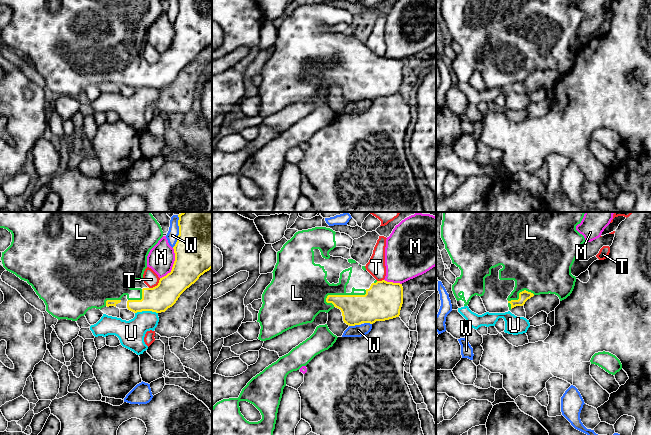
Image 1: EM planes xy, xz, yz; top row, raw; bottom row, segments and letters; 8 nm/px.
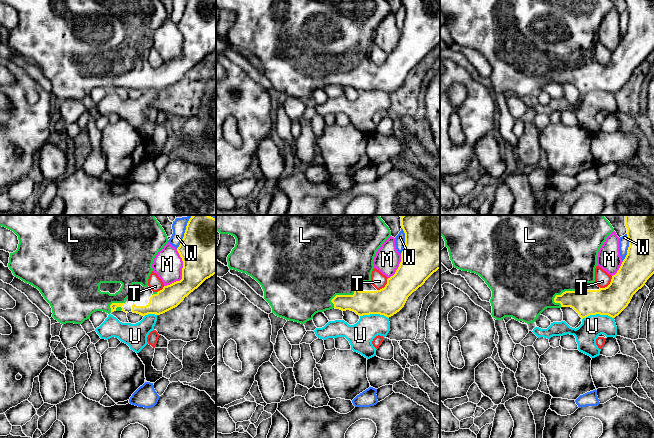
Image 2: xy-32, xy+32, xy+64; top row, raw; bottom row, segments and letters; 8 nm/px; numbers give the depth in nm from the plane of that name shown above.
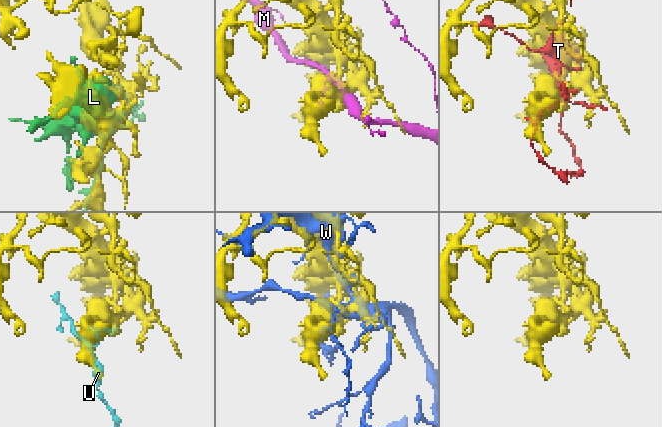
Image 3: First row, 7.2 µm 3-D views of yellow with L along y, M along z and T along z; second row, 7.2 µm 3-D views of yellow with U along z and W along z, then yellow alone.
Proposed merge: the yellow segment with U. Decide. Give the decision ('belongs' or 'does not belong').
does not belong

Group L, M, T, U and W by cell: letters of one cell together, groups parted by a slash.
L / M / T / U / W

